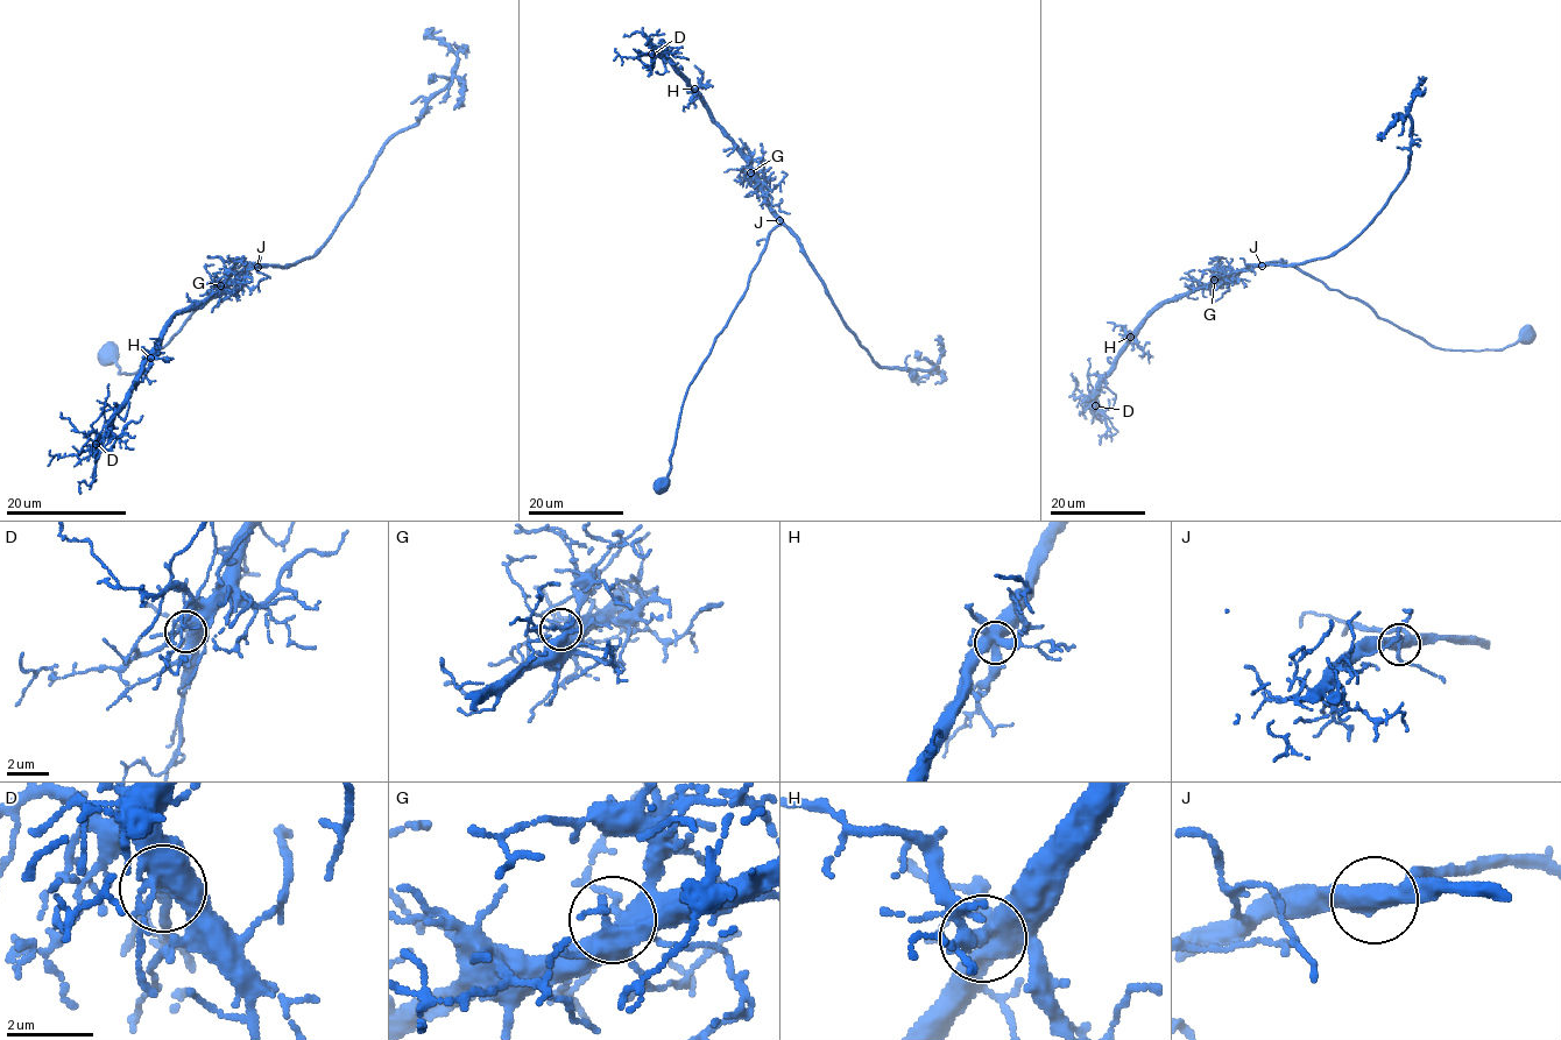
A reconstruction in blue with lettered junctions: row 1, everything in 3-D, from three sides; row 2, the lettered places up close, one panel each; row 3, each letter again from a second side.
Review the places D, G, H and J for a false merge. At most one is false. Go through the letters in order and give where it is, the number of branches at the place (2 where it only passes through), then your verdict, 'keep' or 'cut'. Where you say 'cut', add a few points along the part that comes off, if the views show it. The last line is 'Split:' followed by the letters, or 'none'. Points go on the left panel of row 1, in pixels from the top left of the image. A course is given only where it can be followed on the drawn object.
D: place (96, 444); branches 3; keep
G: place (220, 285); branches 7; keep
H: place (150, 358); branches 5; keep
J: place (258, 267); branches 3; keep
Split: none

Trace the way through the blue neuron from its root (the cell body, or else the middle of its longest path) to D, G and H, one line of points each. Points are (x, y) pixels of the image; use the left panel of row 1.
D: (266, 266), (251, 266), (224, 290), (172, 318), (142, 363), (131, 396), (113, 415), (108, 432), (96, 444)
G: (266, 266), (251, 266), (234, 281), (220, 285)
H: (266, 266), (251, 266), (224, 290), (182, 309), (162, 333), (161, 345), (150, 358)

